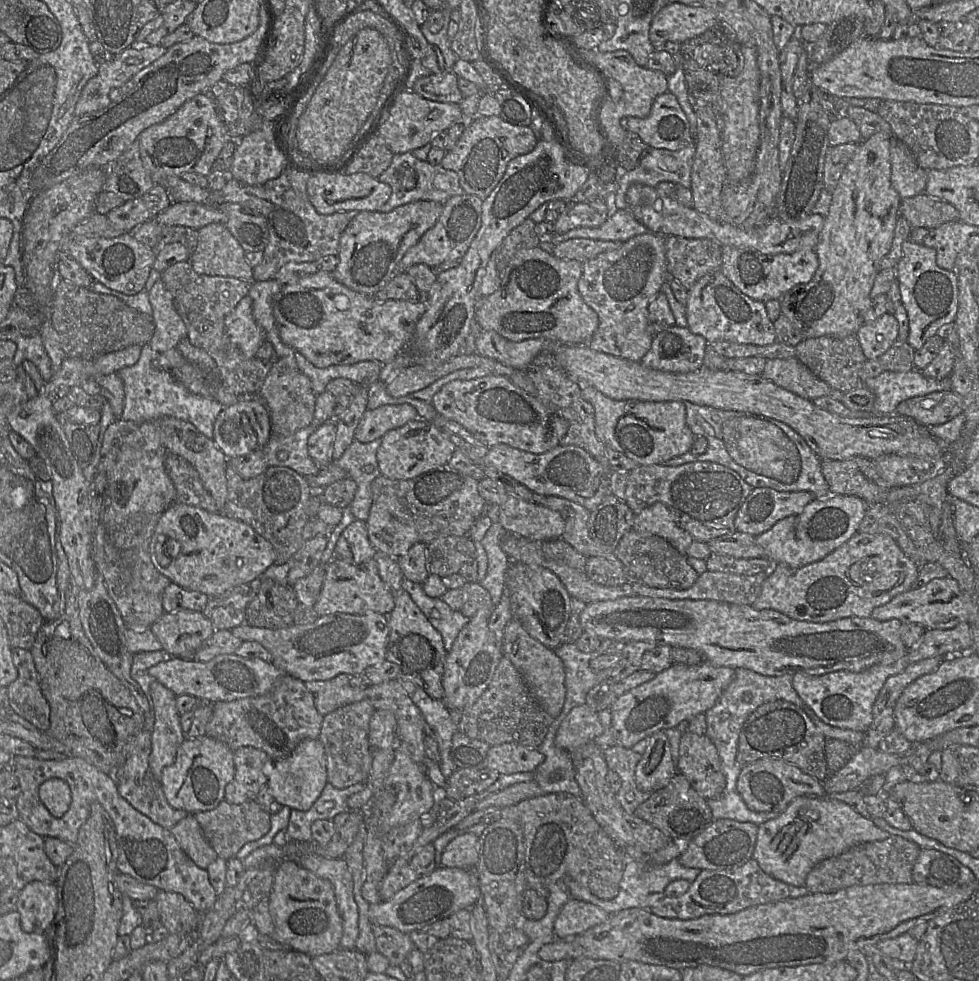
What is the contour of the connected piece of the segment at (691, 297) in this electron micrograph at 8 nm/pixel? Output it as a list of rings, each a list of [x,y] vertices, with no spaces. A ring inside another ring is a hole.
[[[722,271],[705,275],[688,290],[685,309],[688,329],[693,334],[702,336],[708,344],[727,341],[767,346],[776,342],[774,323],[768,317],[765,302],[743,294]]]

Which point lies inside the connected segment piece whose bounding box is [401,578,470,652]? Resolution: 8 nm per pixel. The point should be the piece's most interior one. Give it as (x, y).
(448, 622)

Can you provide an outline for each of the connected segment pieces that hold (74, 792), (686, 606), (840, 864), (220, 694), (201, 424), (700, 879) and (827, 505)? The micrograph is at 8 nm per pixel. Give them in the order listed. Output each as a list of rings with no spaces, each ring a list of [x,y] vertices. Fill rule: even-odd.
[[[14,756],[12,757],[9,768],[18,778],[21,787],[21,792],[16,798],[19,813],[18,818],[33,832],[42,837],[55,837],[74,845],[77,841],[80,827],[90,815],[91,805],[94,802],[98,802],[109,814],[114,824],[118,846],[116,866],[119,873],[130,875],[138,881],[157,887],[159,890],[180,893],[200,914],[208,912],[214,906],[218,895],[210,883],[207,870],[198,867],[189,856],[184,853],[170,830],[153,822],[149,817],[136,810],[119,794],[117,783],[113,775],[108,775],[83,758],[74,756],[67,756],[62,760],[40,760],[36,757]],[[51,778],[63,779],[68,783],[71,790],[72,801],[70,807],[68,811],[59,818],[51,815],[40,800],[38,793],[40,785]]]
[[[640,595],[586,604],[581,612],[581,624],[586,632],[614,641],[647,641],[672,648],[698,651],[705,661],[729,668],[745,668],[765,676],[803,673],[821,676],[846,670],[854,673],[882,664],[890,665],[902,658],[907,648],[900,638],[901,622],[897,619],[878,621],[871,617],[847,617],[826,623],[799,621],[771,609],[758,610],[751,605],[739,605],[714,600],[669,600]]]
[[[898,835],[880,841],[863,842],[817,863],[808,873],[805,887],[811,893],[831,893],[852,885],[910,884],[912,869],[921,847]]]
[[[236,654],[218,655],[206,662],[167,656],[160,663],[150,667],[148,674],[176,696],[189,695],[199,701],[211,703],[264,695],[283,675],[271,662],[243,658]]]
[[[148,343],[144,344],[134,365],[95,379],[101,387],[99,395],[108,401],[115,419],[140,424],[157,421],[162,417],[175,417],[191,423],[207,438],[213,439],[215,420],[225,407],[211,397],[189,391],[170,371],[154,368],[152,362],[157,355]]]
[[[754,858],[743,865],[718,870],[701,870],[689,889],[677,897],[663,897],[650,911],[660,917],[689,920],[706,914],[733,914],[751,906],[785,900],[790,897],[789,885],[766,874]]]
[[[830,494],[814,499],[801,514],[778,521],[770,530],[756,536],[755,540],[773,564],[784,563],[799,568],[823,559],[847,542],[858,531],[867,507],[857,496]]]

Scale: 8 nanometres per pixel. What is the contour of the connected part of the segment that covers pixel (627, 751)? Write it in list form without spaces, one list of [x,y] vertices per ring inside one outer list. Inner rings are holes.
[[[606,746],[602,752],[610,770],[616,772],[621,779],[621,787],[615,794],[622,808],[633,815],[636,808],[648,800],[653,792],[639,790],[635,782],[635,769],[642,755],[634,752],[631,748],[623,746]],[[627,792],[633,792],[634,800],[628,802],[625,798]]]

